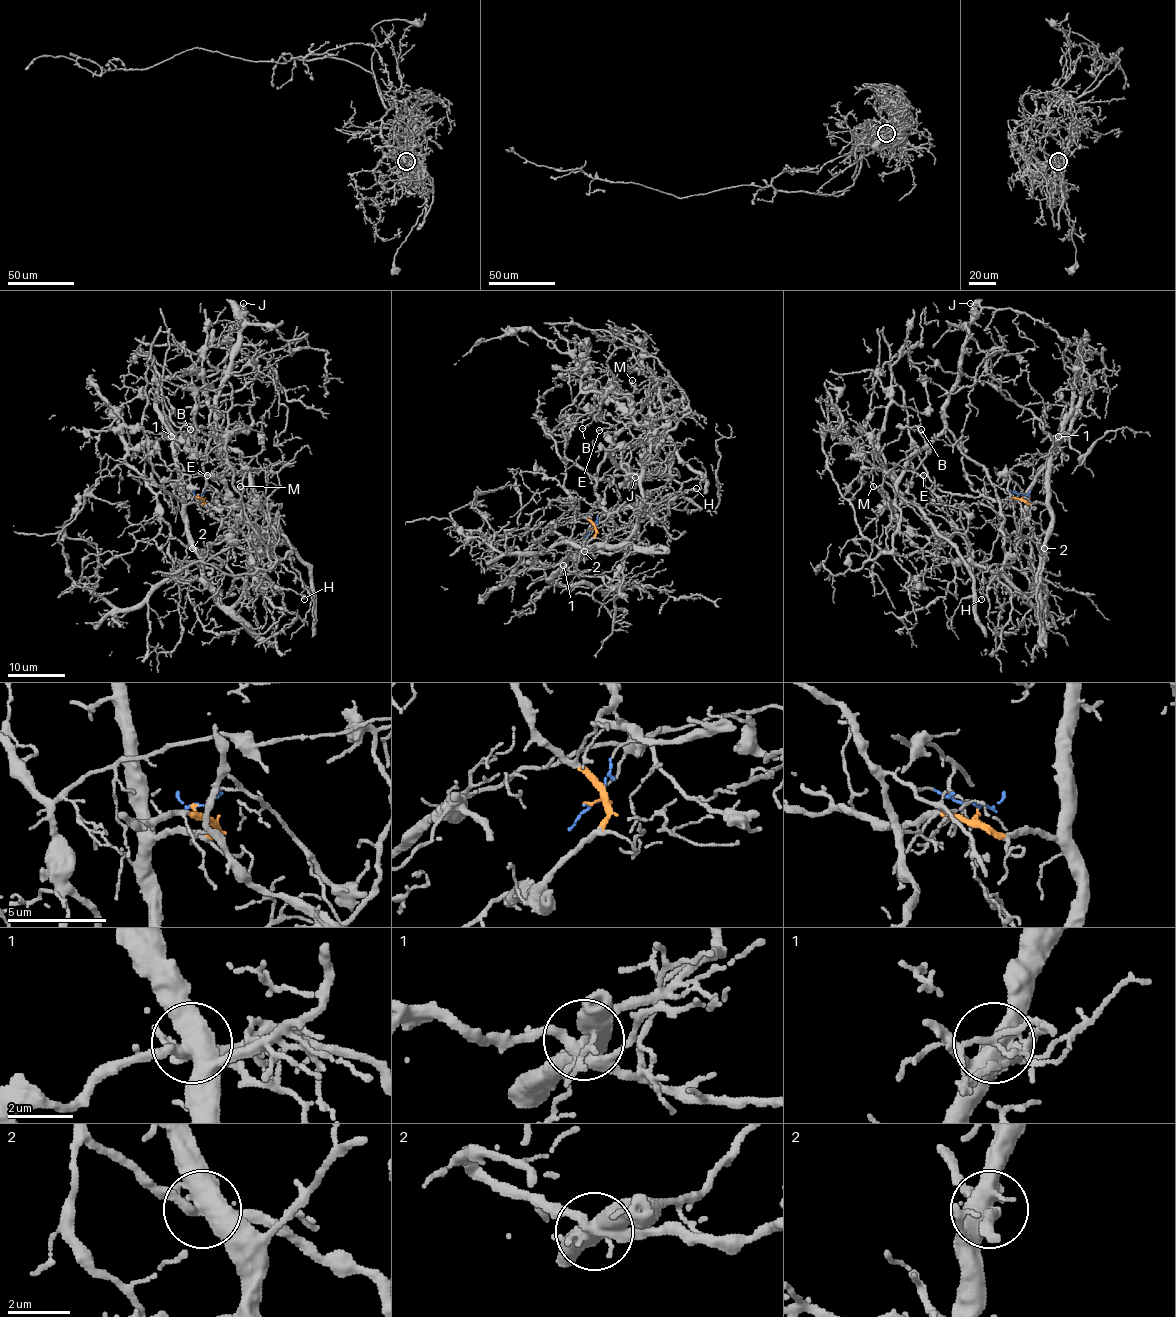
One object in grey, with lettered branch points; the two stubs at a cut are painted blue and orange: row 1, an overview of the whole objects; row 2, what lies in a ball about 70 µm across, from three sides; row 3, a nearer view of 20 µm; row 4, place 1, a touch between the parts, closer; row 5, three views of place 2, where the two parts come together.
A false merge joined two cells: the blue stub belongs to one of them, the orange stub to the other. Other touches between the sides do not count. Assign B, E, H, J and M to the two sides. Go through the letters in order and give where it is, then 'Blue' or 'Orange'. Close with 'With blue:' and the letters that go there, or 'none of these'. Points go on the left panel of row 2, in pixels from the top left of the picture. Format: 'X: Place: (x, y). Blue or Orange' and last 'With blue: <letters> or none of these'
B: Place: (190, 429). Blue
E: Place: (207, 475). Blue
H: Place: (304, 599). Blue
J: Place: (243, 303). Orange
M: Place: (240, 486). Orange
With blue: B, E, H

